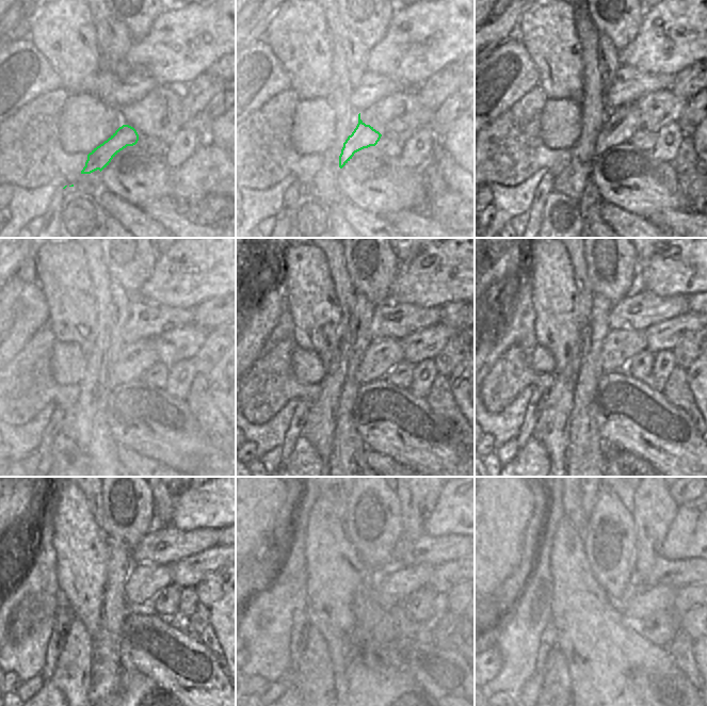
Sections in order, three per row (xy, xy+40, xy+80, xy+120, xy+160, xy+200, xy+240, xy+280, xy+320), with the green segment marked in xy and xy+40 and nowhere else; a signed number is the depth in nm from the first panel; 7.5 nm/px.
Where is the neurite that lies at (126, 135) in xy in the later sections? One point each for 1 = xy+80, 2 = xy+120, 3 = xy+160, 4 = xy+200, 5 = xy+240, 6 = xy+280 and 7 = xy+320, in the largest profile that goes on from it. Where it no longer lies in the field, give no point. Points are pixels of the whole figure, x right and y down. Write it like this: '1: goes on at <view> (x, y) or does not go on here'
1: goes on at xy+80 (619, 123)
2: goes on at xy+120 (134, 359)
3: goes on at xy+160 (381, 354)
4: goes on at xy+200 (620, 346)
5: goes on at xy+240 (144, 581)
6: goes on at xy+280 (395, 580)
7: goes on at xy+320 (663, 568)

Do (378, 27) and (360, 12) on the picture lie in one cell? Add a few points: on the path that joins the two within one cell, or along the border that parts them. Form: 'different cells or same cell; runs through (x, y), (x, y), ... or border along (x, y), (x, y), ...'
same cell; runs through (372, 21), (370, 15), (366, 12)

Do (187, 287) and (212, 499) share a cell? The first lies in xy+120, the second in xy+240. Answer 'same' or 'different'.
same

